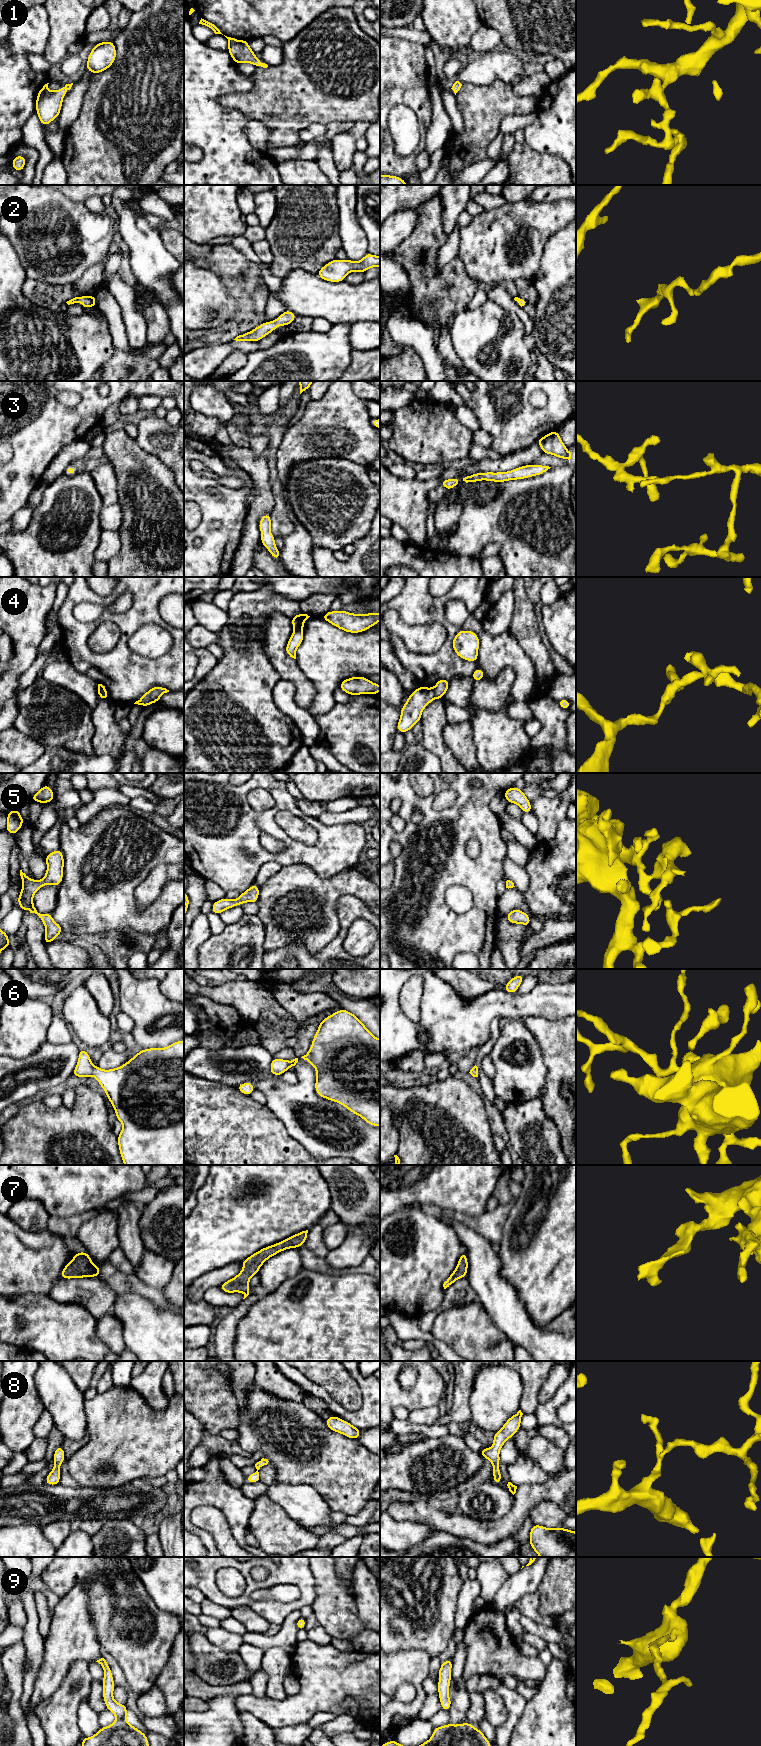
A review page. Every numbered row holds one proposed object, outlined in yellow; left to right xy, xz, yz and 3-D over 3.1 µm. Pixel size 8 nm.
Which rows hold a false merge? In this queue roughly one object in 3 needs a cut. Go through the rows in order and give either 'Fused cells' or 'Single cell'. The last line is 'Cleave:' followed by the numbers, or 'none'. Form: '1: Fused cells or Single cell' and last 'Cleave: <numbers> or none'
1: Single cell
2: Single cell
3: Single cell
4: Fused cells
5: Single cell
6: Single cell
7: Single cell
8: Single cell
9: Single cell
Cleave: 4

